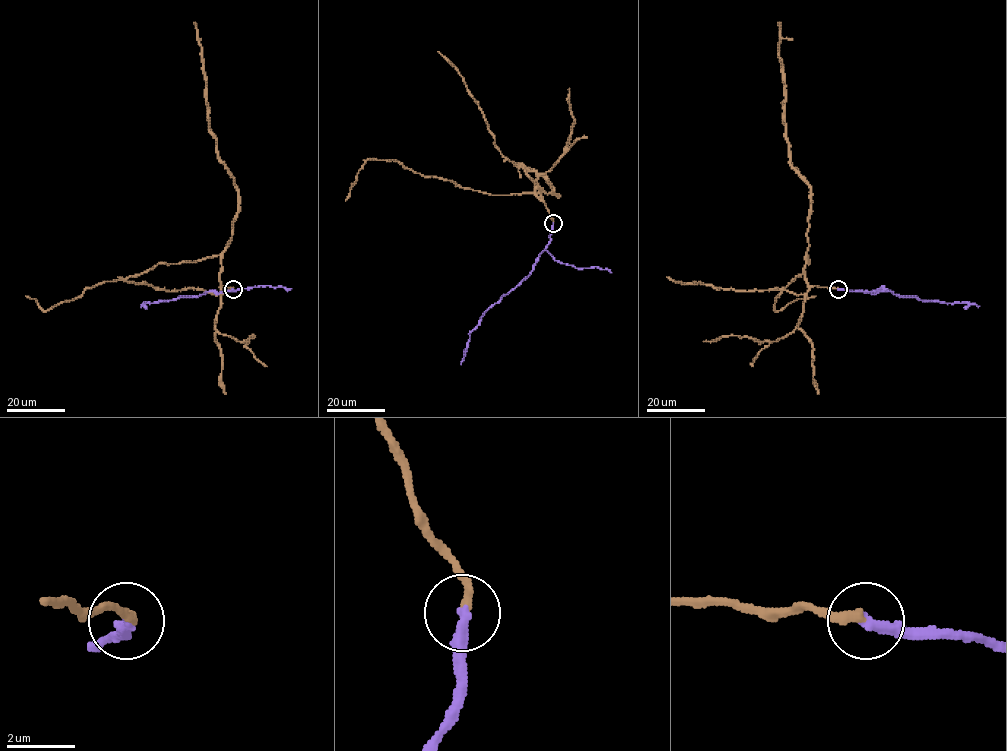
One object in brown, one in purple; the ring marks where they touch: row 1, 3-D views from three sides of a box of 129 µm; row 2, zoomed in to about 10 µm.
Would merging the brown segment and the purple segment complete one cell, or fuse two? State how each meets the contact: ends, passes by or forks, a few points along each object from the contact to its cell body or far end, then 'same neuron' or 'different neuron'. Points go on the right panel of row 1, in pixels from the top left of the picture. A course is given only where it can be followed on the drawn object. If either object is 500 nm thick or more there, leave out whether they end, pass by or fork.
brown ends; purple ends; course brown (838, 288), (811, 287), (805, 276), (810, 188), (792, 165), (790, 155), (784, 121), (778, 22); course purple (838, 289), (872, 293), (891, 291), (921, 300), (979, 306); same neuron

